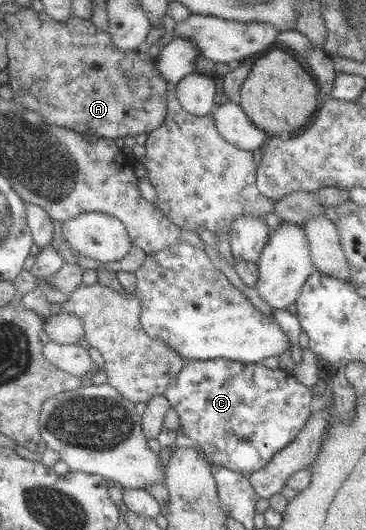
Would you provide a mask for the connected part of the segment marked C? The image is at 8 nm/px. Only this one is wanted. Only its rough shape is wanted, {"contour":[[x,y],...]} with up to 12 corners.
{"contour":[[187,360],[165,395],[211,465],[262,469],[312,416],[282,367]]}

